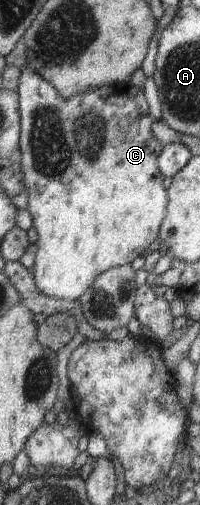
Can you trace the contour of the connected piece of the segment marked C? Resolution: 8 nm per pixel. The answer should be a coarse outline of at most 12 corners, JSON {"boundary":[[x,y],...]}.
{"boundary":[[130,81],[17,93],[38,290],[76,300],[166,216]]}

